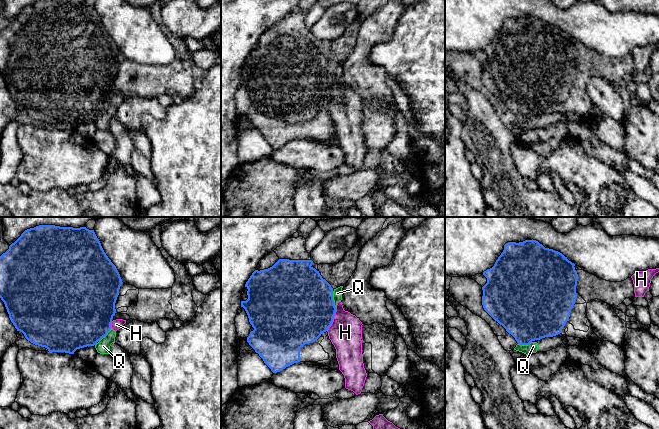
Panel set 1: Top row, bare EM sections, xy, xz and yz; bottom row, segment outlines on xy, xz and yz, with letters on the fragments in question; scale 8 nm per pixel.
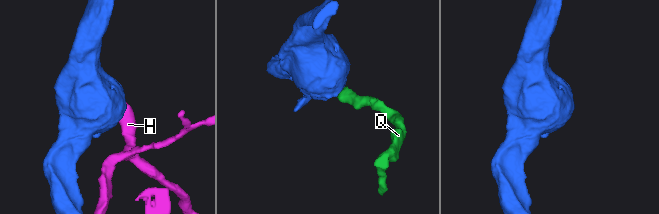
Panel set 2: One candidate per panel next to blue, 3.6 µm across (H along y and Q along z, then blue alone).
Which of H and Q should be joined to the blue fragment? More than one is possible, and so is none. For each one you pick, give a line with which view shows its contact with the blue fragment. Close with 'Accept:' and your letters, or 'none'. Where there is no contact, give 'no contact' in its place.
Accept: none

